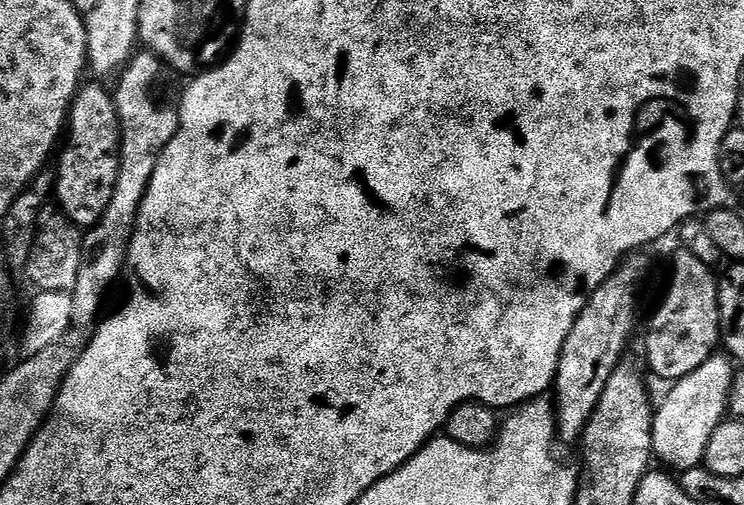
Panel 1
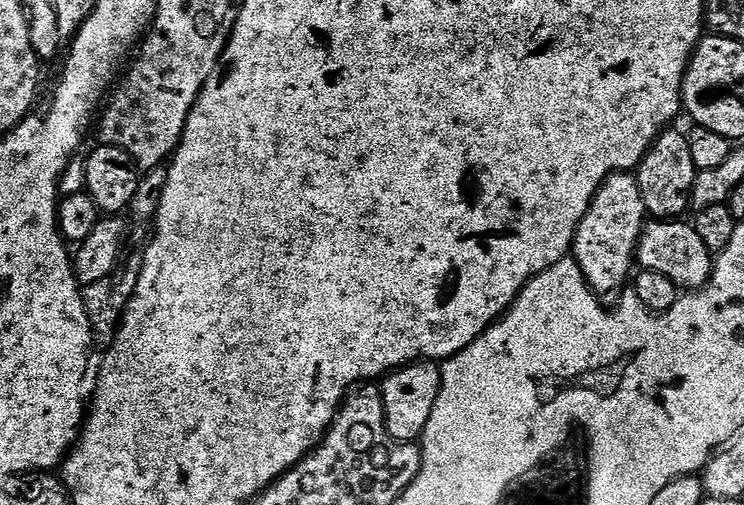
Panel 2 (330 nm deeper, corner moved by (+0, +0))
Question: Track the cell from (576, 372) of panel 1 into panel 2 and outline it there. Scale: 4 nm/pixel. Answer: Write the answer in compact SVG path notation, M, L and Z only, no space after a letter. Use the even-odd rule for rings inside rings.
M615 172L601 182L600 189L594 194L578 226L570 253L571 259L576 261L586 282L597 296L615 297L625 291L624 283L627 280L629 283L637 263L636 243L644 232L649 216L639 190L639 182L632 172Z

